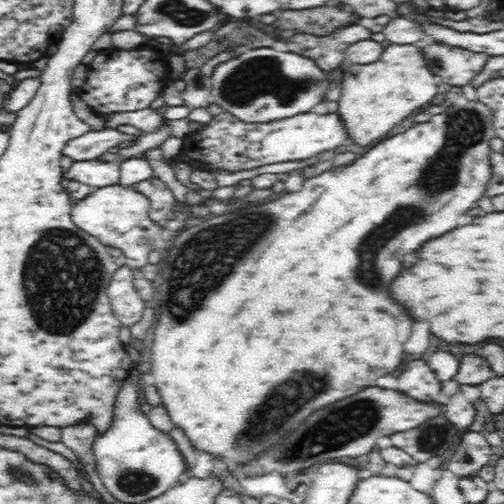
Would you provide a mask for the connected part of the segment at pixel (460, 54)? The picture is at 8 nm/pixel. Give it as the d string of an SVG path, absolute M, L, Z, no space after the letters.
M430 43L421 48L428 68L442 78L445 86L464 86L484 68L490 58L484 52L472 52L442 43Z

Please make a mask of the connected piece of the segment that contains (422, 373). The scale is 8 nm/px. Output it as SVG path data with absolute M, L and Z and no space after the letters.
M422 360L408 362L404 370L398 374L398 390L404 392L406 396L420 400L420 402L430 402L438 396L440 392L440 382L434 376L432 370L428 370L428 364Z

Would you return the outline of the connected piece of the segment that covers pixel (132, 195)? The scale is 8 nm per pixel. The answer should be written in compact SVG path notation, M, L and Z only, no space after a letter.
M116 184L96 189L82 200L74 201L71 208L71 219L73 223L86 231L89 235L95 236L107 247L117 248L125 254L125 258L132 260L140 260L147 262L146 258L151 252L151 245L148 245L153 239L160 238L163 230L166 230L158 223L155 223L148 216L150 201L144 193L138 192L136 189L124 185Z

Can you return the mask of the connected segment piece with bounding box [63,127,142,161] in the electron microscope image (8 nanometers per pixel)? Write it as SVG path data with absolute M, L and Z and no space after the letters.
M110 127L103 130L90 131L78 138L69 140L63 148L63 154L76 160L92 160L102 156L108 149L122 142L134 142L142 135L128 135Z

